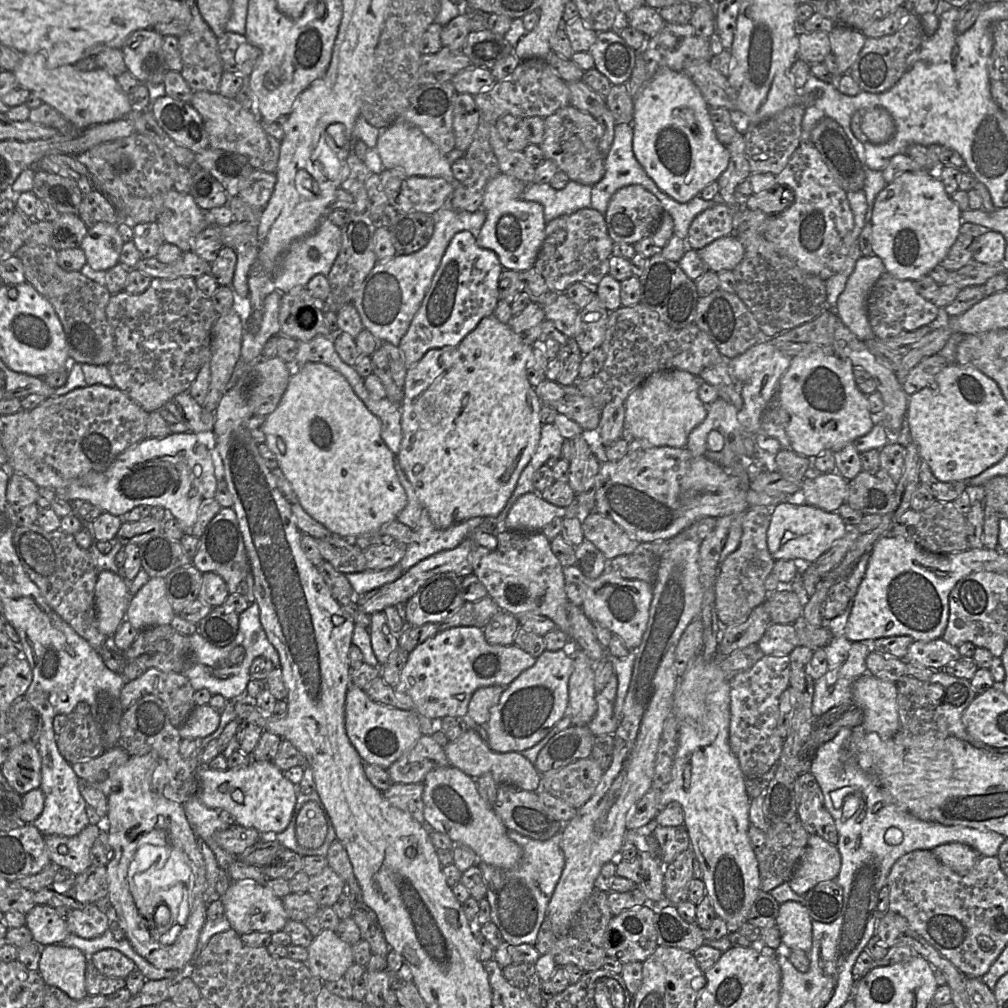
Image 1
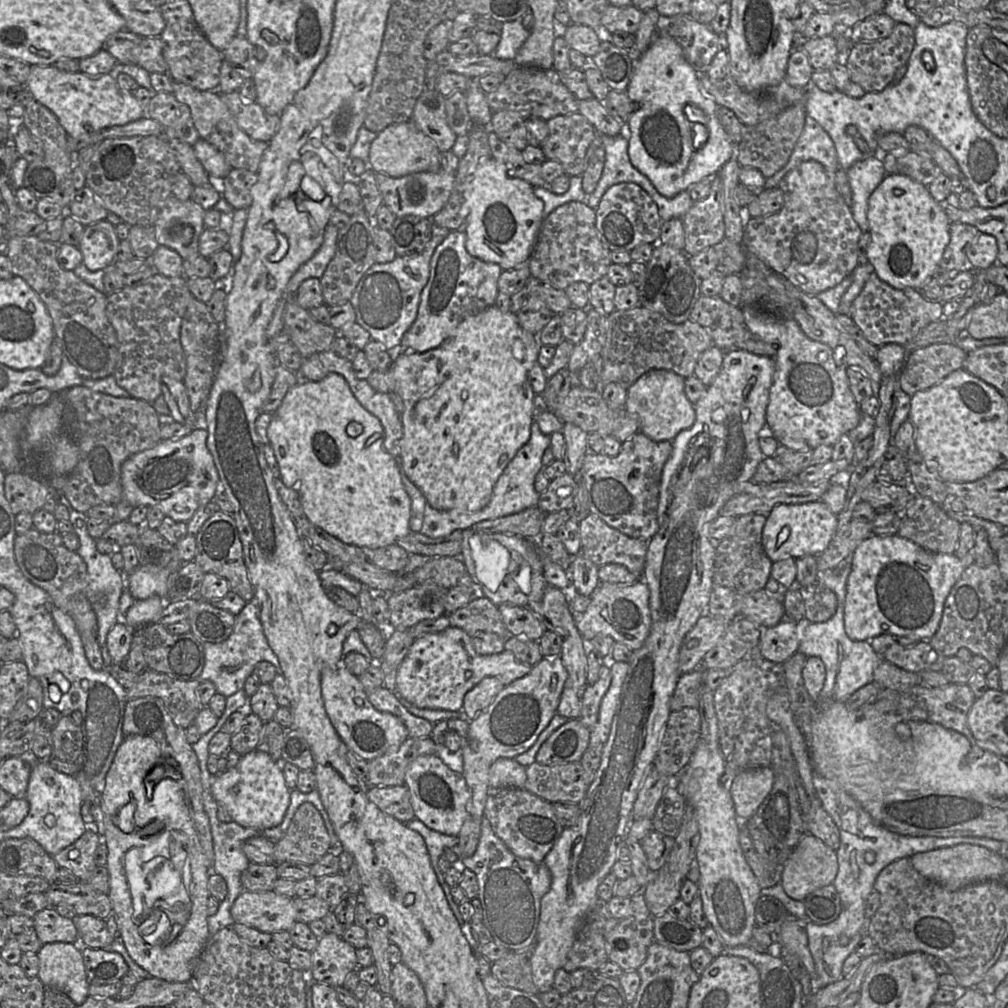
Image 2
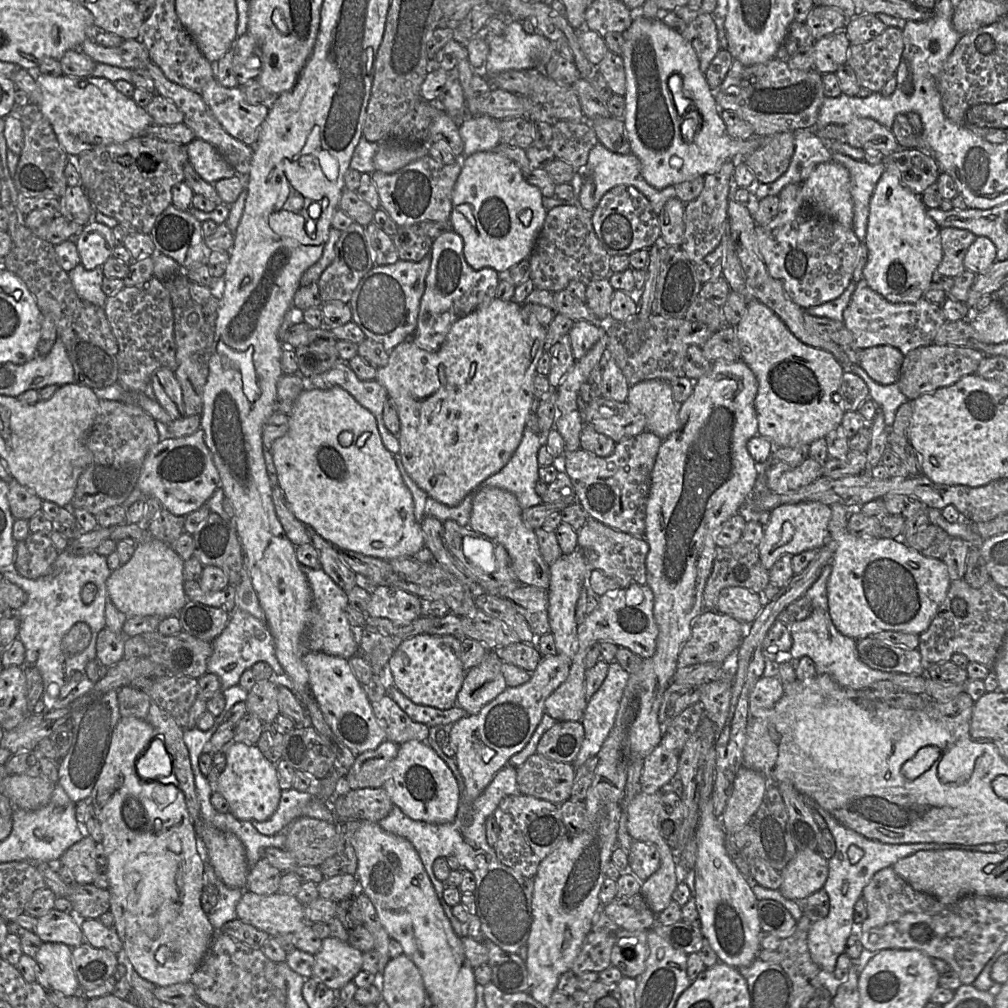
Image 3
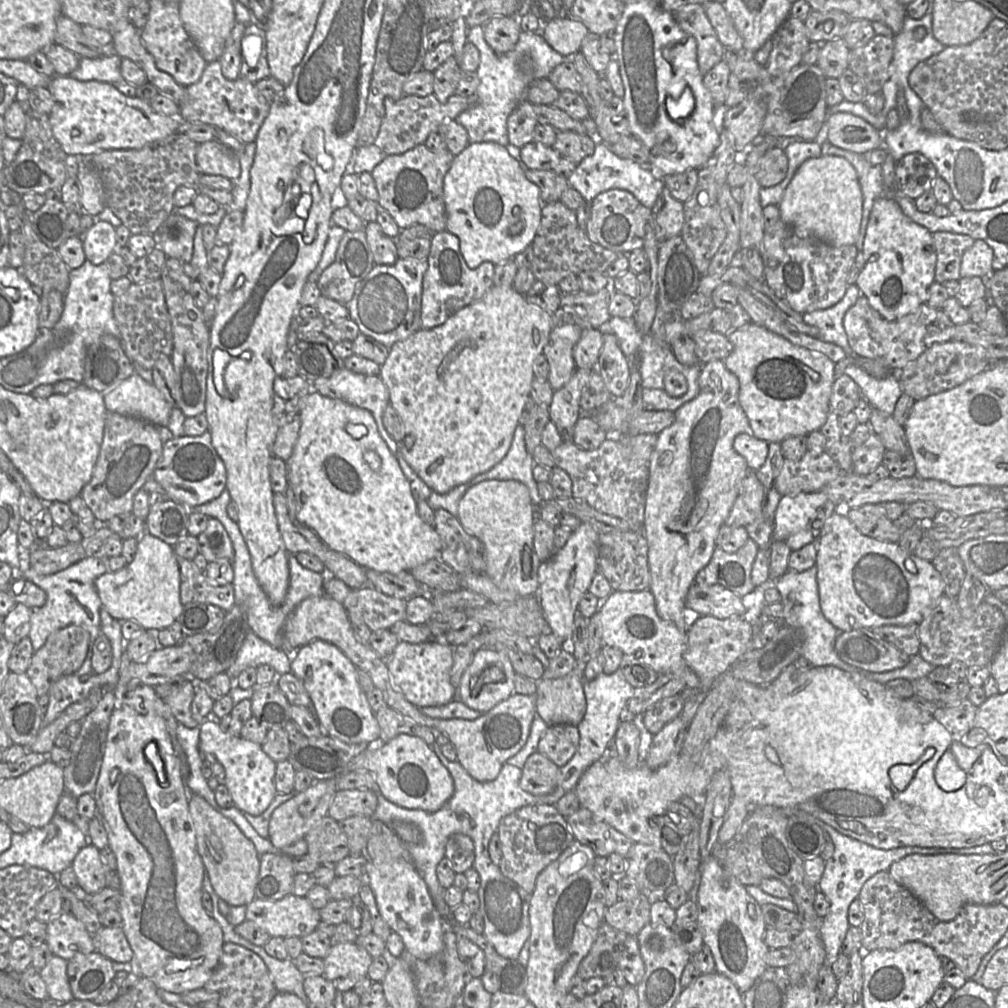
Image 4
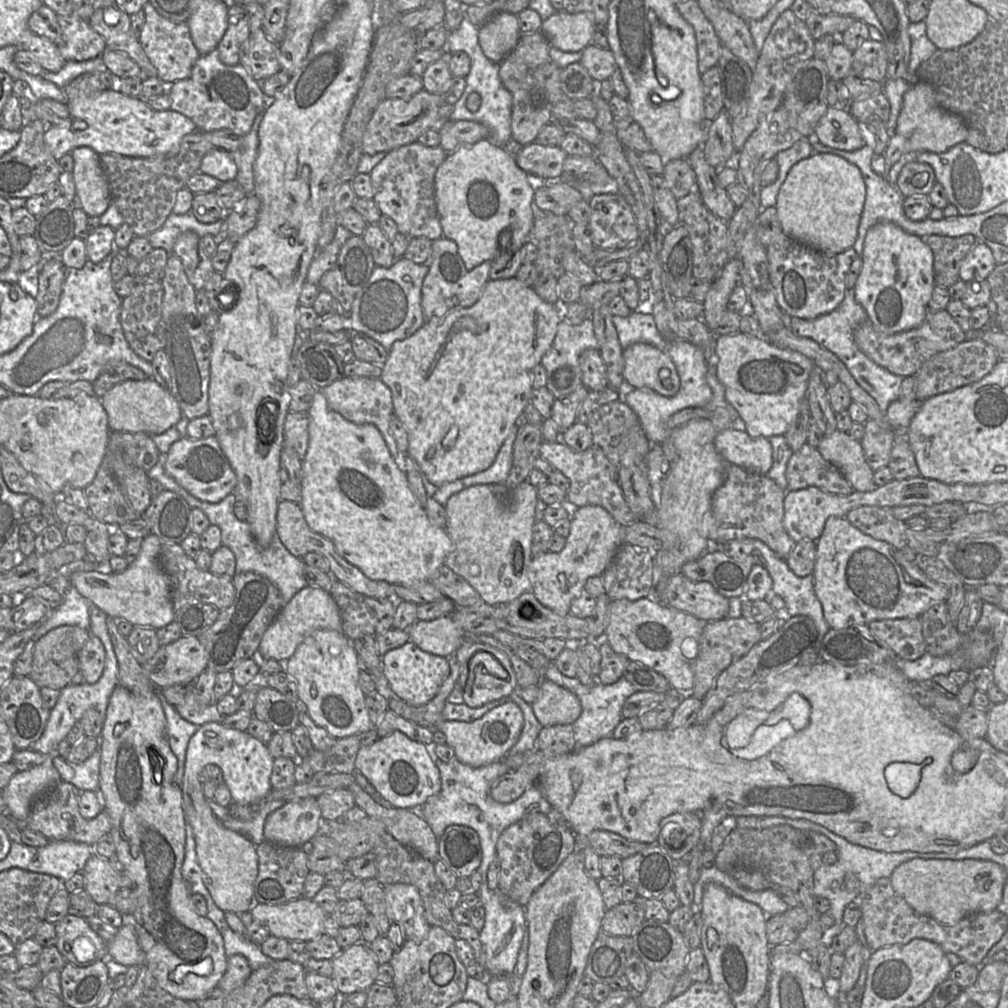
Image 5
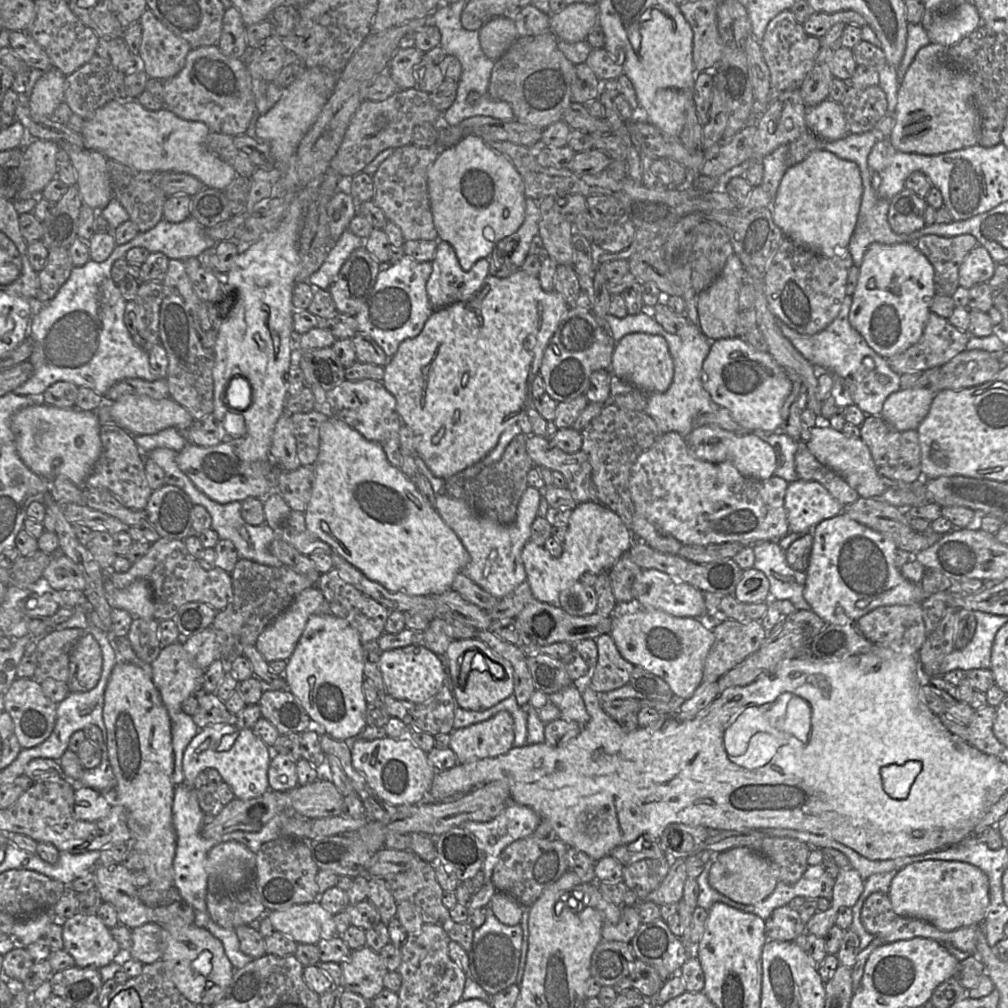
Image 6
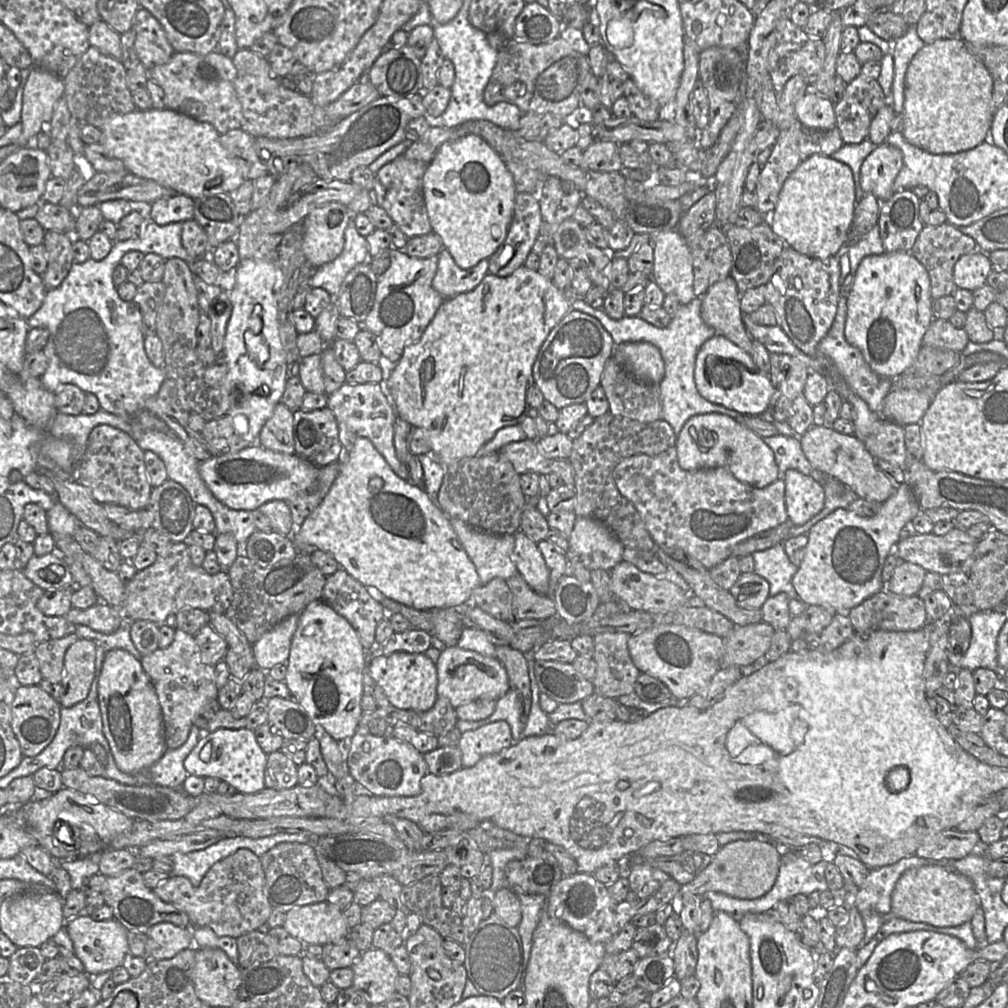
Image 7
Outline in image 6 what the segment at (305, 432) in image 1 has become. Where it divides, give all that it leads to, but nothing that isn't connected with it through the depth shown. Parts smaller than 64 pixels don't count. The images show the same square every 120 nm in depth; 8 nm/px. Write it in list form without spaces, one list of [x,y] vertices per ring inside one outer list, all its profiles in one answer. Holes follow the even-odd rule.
[[[307,385],[315,396],[314,410],[327,416],[320,427],[320,447],[313,465],[315,479],[304,511],[307,529],[330,545],[340,556],[390,592],[412,596],[432,596],[451,589],[454,577],[470,562],[470,555],[437,510],[409,480],[394,467],[378,443],[368,441],[358,431],[332,415],[326,393],[318,385]]]

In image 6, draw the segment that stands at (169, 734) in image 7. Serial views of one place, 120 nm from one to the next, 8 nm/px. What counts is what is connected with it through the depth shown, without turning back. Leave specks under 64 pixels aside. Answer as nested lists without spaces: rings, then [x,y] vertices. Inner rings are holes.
[[[181,639],[162,647],[151,667],[152,681],[173,723],[175,715],[183,711],[183,701],[203,687],[205,670],[185,650]]]

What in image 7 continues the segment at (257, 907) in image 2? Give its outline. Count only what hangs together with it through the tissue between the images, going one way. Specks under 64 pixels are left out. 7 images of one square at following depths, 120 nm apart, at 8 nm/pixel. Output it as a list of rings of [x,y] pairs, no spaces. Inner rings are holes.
[[[324,902],[286,912],[283,928],[303,944],[335,944],[348,938],[349,927],[338,906]]]

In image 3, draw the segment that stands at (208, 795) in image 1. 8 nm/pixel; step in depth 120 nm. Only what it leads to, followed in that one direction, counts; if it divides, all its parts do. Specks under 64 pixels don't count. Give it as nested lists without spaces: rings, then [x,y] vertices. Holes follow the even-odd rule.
[[[231,742],[219,752],[226,755],[226,767],[214,784],[214,791],[228,801],[229,812],[239,820],[268,820],[276,812],[282,792],[276,765],[265,758],[257,745]]]

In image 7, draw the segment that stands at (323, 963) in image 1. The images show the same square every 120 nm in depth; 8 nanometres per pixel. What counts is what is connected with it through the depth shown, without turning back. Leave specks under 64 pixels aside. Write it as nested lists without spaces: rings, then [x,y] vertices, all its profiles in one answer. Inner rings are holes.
[[[371,947],[362,952],[351,968],[352,987],[369,1005],[384,1005],[396,992],[400,973],[383,950]]]

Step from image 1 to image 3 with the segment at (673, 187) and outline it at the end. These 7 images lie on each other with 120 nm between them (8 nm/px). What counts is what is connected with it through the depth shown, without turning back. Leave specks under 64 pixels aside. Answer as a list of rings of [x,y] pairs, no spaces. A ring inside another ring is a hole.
[[[634,13],[631,25],[622,32],[621,57],[626,75],[624,124],[632,153],[640,160],[641,174],[646,182],[654,188],[664,189],[715,173],[727,160],[732,160],[736,166],[740,163],[737,159],[757,150],[763,136],[754,135],[739,141],[728,135],[714,91],[699,68],[698,57],[690,42],[660,18],[651,19]],[[674,75],[680,76],[683,91],[692,101],[693,109],[701,115],[701,123],[697,124],[691,143],[682,138],[681,118],[668,85]]]

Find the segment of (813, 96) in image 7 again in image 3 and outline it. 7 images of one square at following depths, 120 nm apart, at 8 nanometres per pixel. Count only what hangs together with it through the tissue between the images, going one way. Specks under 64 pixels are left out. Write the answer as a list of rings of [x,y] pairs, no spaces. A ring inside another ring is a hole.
[[[858,117],[844,126],[846,143],[855,148],[888,155],[900,148],[891,129],[871,118]]]

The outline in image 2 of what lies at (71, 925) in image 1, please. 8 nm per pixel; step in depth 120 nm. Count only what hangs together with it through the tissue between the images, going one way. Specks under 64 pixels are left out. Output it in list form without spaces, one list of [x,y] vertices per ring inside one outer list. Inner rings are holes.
[[[76,915],[73,919],[79,933],[79,945],[90,948],[107,948],[115,939],[104,919],[93,915]]]

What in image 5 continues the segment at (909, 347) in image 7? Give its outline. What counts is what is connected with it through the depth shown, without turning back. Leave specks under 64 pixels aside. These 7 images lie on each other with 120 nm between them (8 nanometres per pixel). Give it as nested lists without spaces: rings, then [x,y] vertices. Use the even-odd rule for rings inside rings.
[[[882,221],[869,228],[862,253],[862,267],[854,286],[855,298],[864,308],[875,330],[893,335],[916,328],[923,322],[935,287],[933,252],[919,236],[904,231],[889,221]]]

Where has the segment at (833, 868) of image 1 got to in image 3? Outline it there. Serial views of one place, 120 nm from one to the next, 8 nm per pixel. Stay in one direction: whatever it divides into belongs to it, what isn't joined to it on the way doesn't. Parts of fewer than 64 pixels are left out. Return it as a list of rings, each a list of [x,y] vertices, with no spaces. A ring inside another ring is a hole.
[[[797,850],[782,871],[781,894],[801,903],[805,898],[823,889],[829,874],[828,860],[817,851]]]

